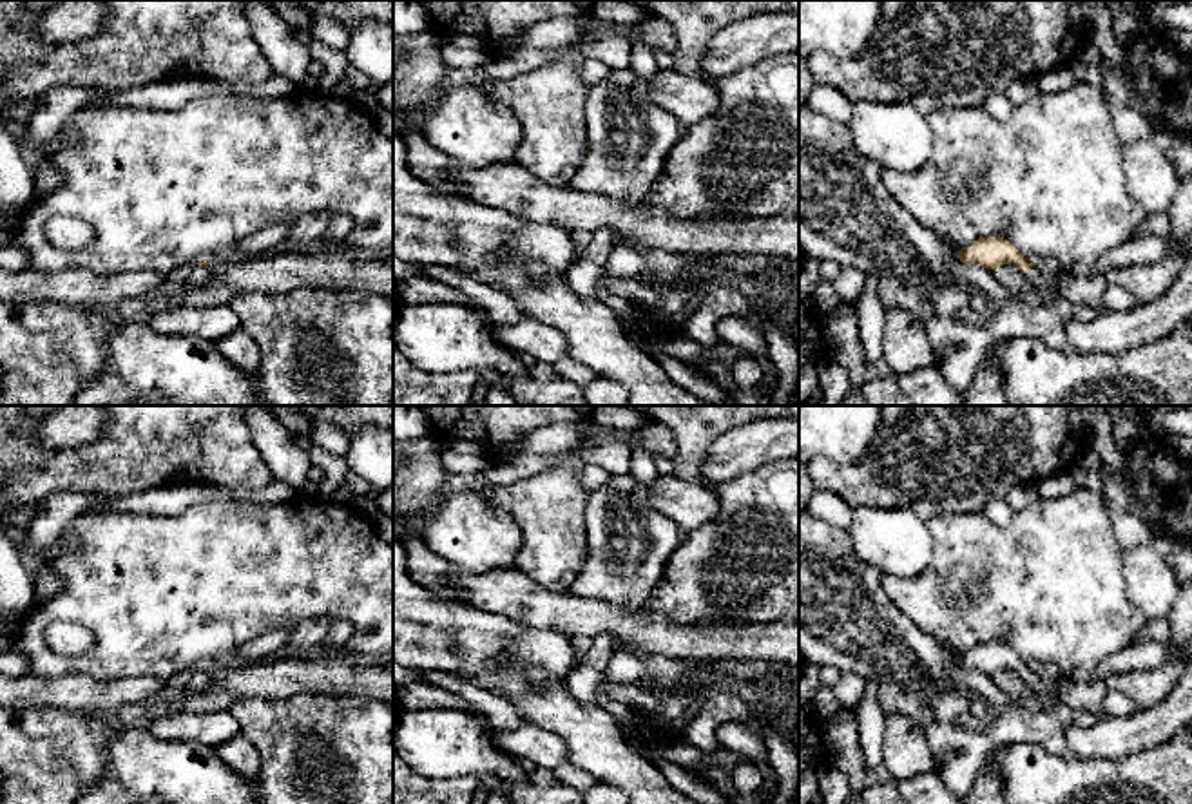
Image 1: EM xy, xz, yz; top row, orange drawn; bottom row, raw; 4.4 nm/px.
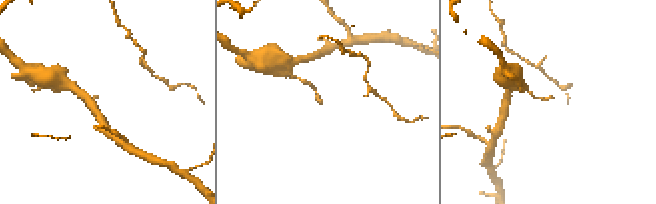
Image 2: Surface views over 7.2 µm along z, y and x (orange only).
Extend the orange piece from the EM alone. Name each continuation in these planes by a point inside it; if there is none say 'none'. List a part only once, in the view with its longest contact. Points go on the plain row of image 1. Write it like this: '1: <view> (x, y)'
1: xy (196, 679)

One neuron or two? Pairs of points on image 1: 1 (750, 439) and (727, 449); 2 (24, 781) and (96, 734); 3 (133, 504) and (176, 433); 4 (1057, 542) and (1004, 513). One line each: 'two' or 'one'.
1: one
2: one
3: two
4: two

